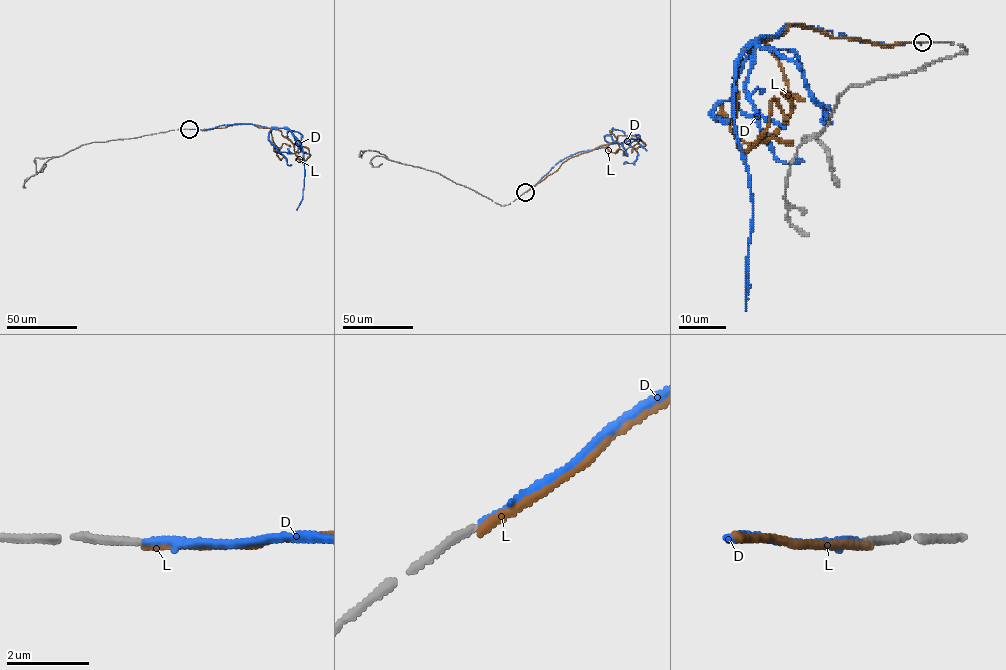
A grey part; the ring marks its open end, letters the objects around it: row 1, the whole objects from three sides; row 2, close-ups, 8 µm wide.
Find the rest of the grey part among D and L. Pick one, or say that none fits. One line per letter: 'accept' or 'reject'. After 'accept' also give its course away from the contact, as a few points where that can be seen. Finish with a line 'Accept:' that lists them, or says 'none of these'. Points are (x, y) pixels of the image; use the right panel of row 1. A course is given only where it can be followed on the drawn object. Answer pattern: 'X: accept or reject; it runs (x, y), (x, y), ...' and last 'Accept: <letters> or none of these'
D: accept; it runs (922, 43), (869, 43), (787, 25), (774, 37), (754, 41), (740, 57), (733, 115), (752, 218), (745, 311)
L: reject
Accept: D

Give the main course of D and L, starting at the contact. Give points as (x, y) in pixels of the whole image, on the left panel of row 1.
D: (189, 129), (232, 124), (288, 129), (302, 147), (304, 159), (302, 199), (296, 210)
L: (189, 129), (243, 123), (271, 128), (292, 143), (300, 161), (309, 155), (306, 147), (302, 146), (300, 152)

